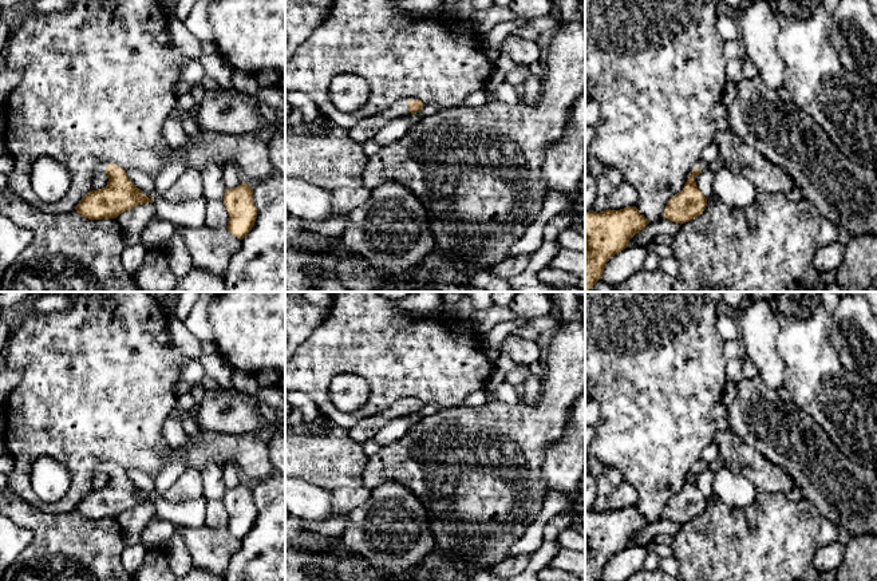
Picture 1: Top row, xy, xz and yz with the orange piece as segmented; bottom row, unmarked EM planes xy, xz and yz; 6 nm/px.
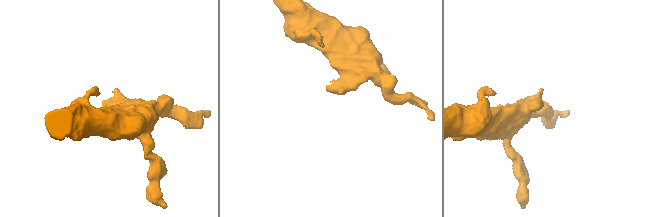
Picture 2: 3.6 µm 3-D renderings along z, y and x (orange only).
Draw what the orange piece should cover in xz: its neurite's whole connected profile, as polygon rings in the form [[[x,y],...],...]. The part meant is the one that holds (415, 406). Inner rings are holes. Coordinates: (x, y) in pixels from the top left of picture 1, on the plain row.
[[[403,398],[380,415],[368,416],[357,422],[353,427],[348,428],[349,435],[355,442],[364,443],[376,435],[384,422],[390,422],[399,416],[407,416],[410,414],[418,414],[422,408],[422,400],[415,398]]]

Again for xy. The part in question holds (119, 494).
[[[112,462],[96,466],[96,474],[104,473],[108,482],[104,487],[88,491],[75,510],[88,519],[116,518],[137,505],[153,502],[127,477],[127,473]]]

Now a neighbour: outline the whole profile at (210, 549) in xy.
[[[205,525],[197,529],[186,527],[182,538],[193,568],[210,572],[225,581],[229,562],[241,548],[241,540],[226,526],[212,529]]]

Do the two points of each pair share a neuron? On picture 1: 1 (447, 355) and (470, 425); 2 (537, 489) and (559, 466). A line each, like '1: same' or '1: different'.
1: different
2: different

